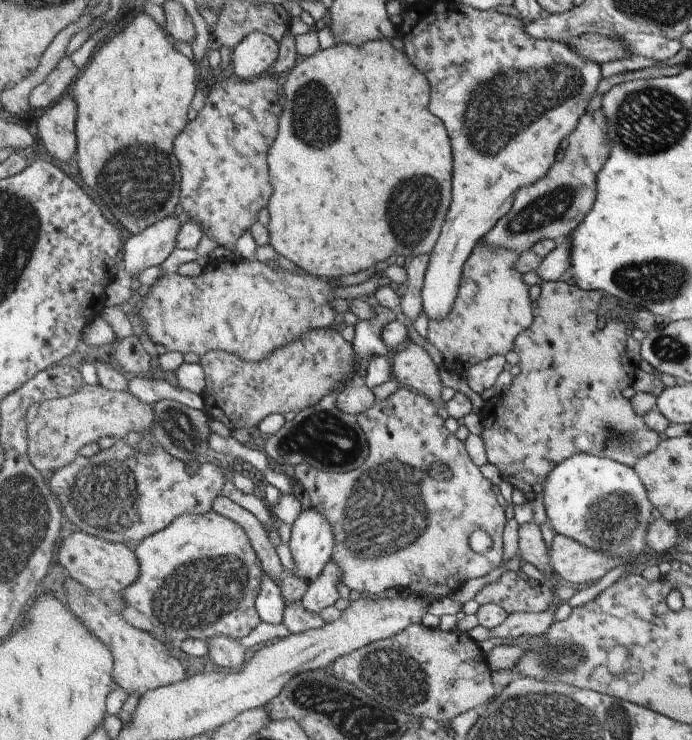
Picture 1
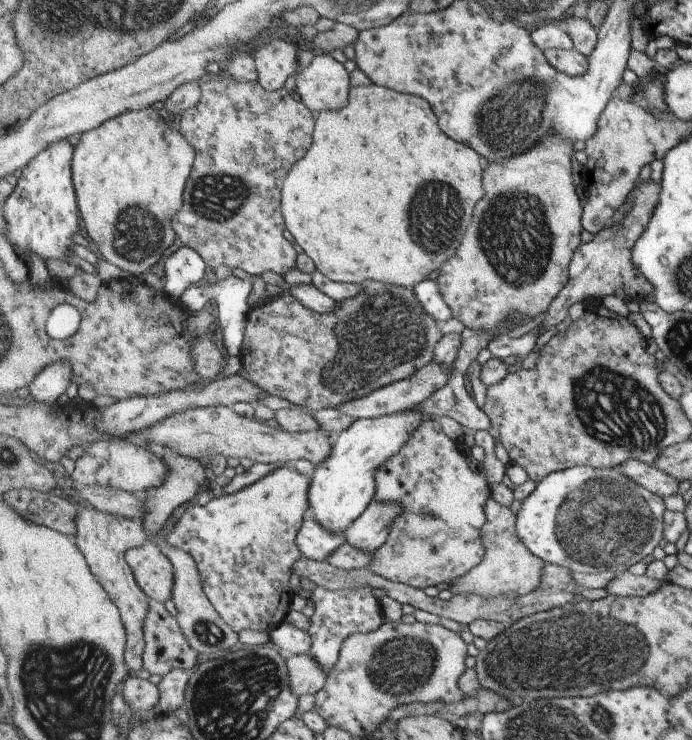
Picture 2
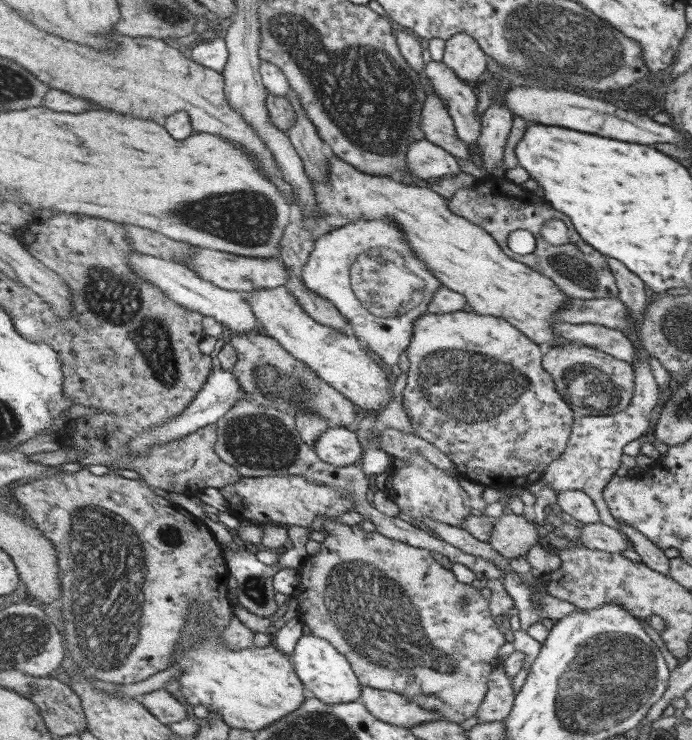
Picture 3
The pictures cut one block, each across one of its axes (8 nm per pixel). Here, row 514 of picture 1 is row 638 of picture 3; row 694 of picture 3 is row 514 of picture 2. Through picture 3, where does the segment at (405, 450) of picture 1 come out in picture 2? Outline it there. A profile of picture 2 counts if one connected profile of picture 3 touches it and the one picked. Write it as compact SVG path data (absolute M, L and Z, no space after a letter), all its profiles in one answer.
M428 418L427 421L416 429L413 436L407 441L407 444L399 451L399 454L389 459L378 470L376 474L376 485L378 489L374 500L379 502L399 503L404 508L404 511L393 523L392 531L390 532L387 542L375 552L374 562L369 566L375 574L396 583L405 583L406 585L423 589L427 588L427 586L434 586L435 584L449 584L453 582L456 578L469 573L470 570L474 569L483 560L483 557L485 557L486 546L482 541L482 528L487 522L487 502L489 502L492 497L492 482L489 482L487 479L485 480L483 476L479 476L479 474L475 474L475 472L471 470L471 466L469 466L469 462L467 462L467 456L457 448L457 445L460 443L460 440L453 441L445 434L445 430L441 428L438 418Z

